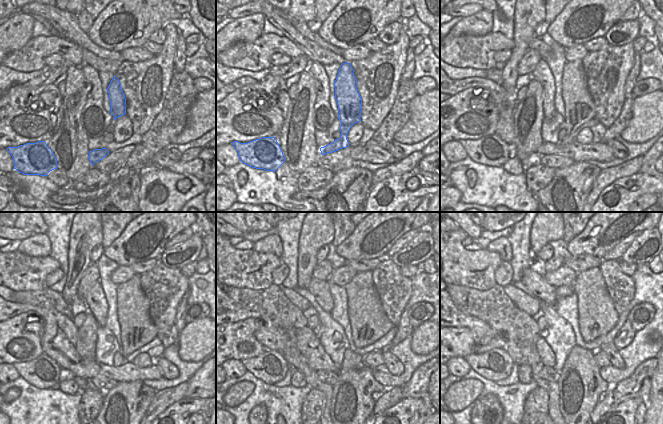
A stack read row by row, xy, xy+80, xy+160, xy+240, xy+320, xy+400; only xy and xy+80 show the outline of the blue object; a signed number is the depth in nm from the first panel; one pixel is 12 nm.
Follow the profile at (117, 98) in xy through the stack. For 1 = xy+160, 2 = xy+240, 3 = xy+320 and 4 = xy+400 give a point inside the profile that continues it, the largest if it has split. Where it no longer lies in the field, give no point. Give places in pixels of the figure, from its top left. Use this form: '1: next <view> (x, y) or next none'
1: next xy+160 (579, 106)
2: next xy+240 (137, 329)
3: next xy+320 (369, 322)
4: next xy+400 (597, 316)

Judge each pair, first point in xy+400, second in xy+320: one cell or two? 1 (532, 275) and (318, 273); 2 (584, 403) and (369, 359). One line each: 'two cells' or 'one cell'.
1: two cells
2: two cells

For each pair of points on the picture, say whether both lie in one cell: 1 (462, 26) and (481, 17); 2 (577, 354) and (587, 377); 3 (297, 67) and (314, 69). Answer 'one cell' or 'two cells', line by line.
1: one cell
2: one cell
3: two cells

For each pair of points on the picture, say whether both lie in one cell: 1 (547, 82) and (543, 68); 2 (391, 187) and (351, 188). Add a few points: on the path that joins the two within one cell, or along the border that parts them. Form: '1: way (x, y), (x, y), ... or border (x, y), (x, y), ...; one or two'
1: way (546, 79), (543, 71); one
2: border (370, 189), (364, 201); two

